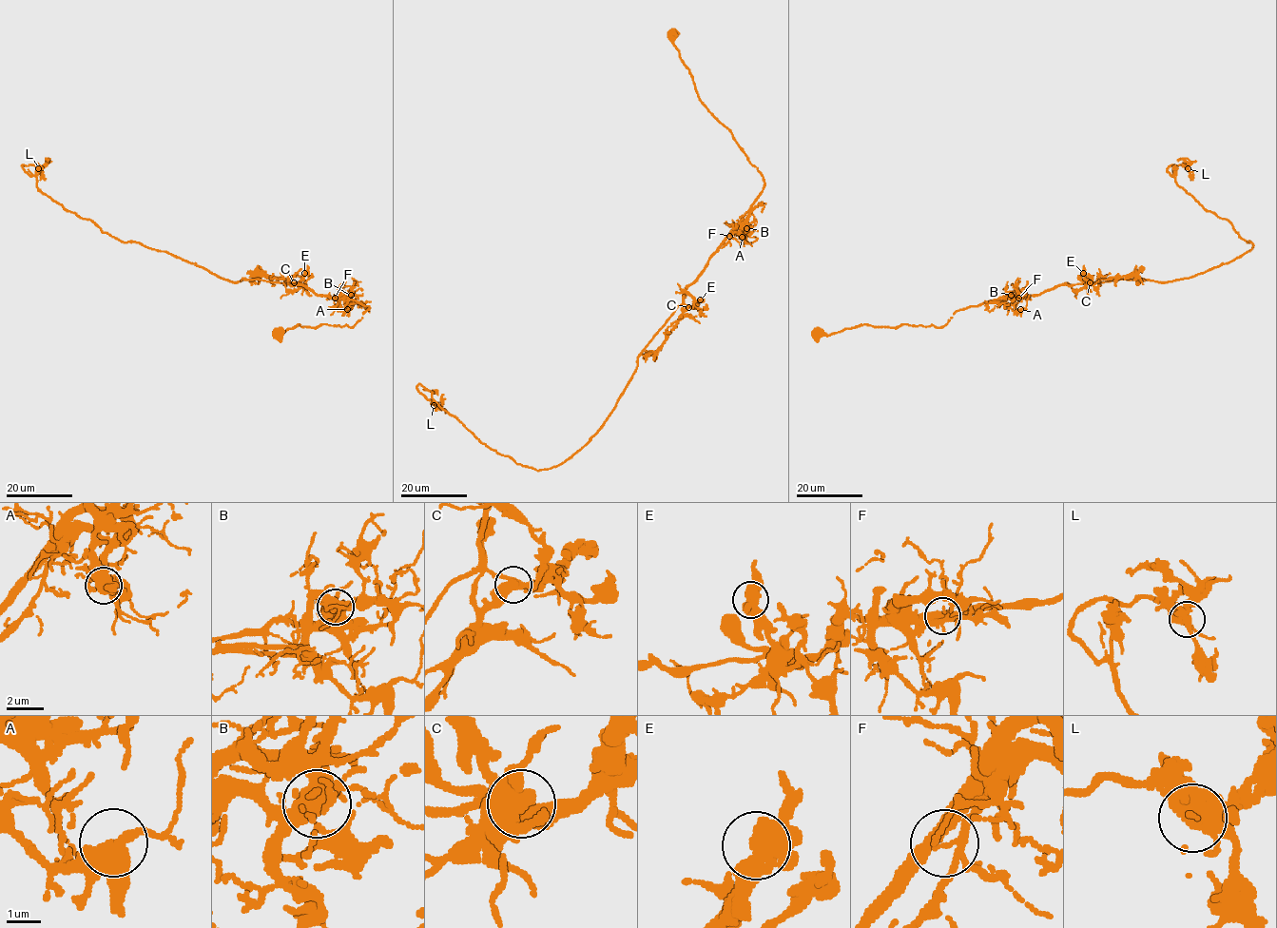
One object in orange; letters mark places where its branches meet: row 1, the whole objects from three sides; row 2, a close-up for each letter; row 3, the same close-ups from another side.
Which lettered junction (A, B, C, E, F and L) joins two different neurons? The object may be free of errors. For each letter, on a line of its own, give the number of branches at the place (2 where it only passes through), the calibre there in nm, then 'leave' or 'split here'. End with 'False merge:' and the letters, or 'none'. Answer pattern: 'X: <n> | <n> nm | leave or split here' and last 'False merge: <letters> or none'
A: 3 | 420 nm | leave
B: 4 | 420 nm | leave
C: 3 | 440 nm | split here
E: 3 | 460 nm | leave
F: 2 | 400 nm | leave
L: 4 | 480 nm | leave
False merge: C

